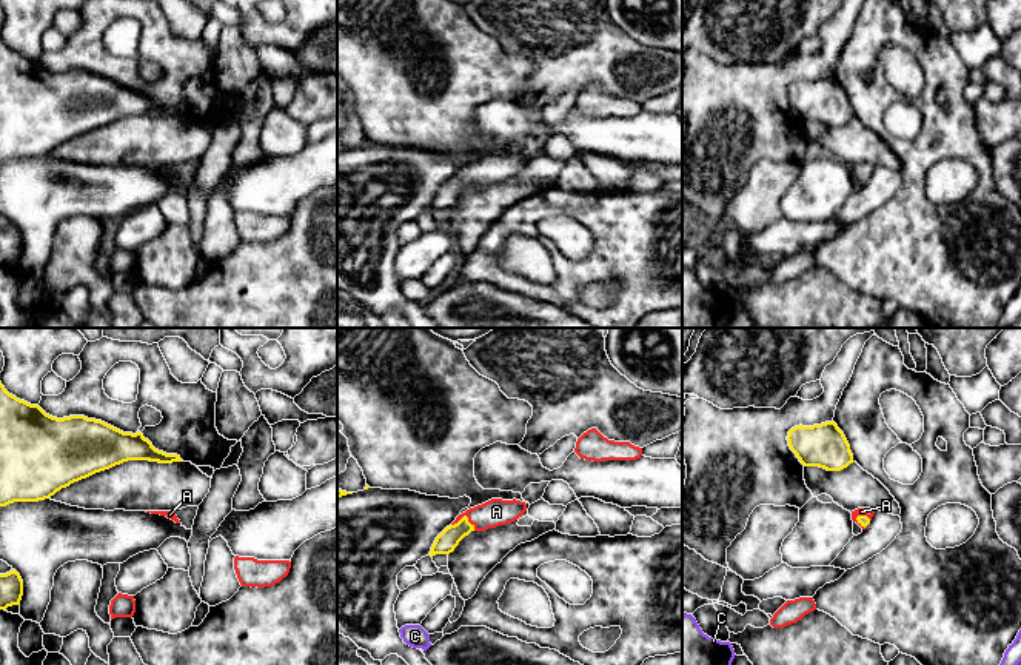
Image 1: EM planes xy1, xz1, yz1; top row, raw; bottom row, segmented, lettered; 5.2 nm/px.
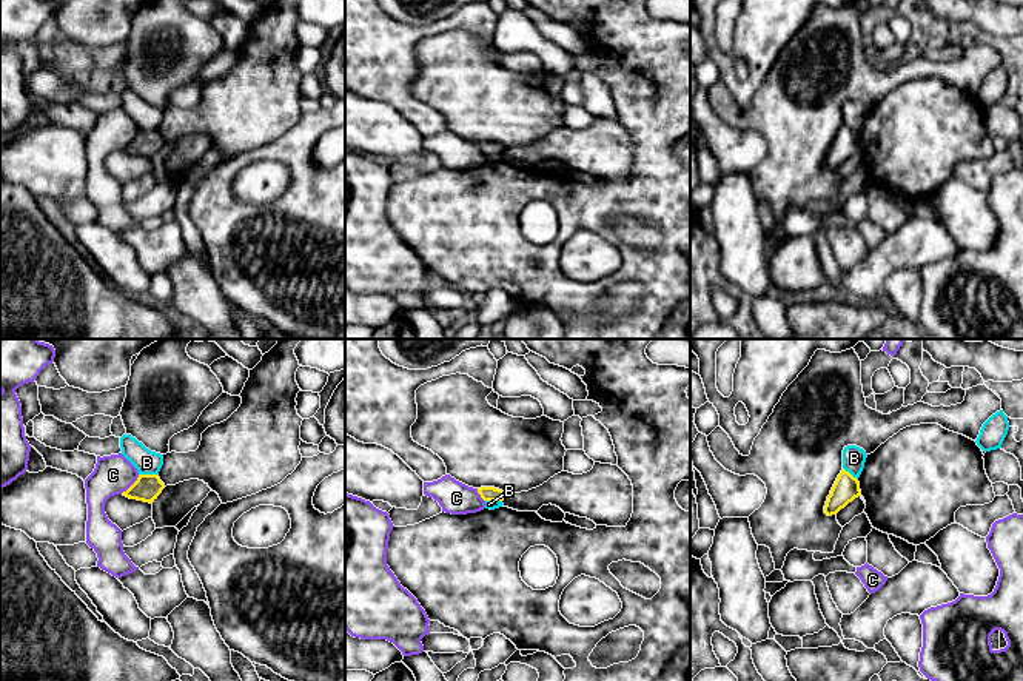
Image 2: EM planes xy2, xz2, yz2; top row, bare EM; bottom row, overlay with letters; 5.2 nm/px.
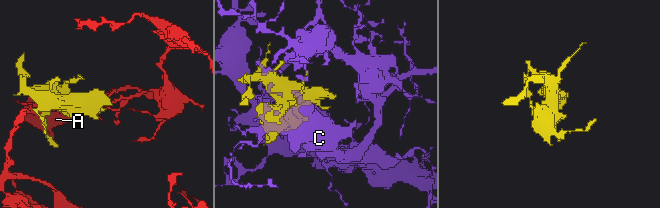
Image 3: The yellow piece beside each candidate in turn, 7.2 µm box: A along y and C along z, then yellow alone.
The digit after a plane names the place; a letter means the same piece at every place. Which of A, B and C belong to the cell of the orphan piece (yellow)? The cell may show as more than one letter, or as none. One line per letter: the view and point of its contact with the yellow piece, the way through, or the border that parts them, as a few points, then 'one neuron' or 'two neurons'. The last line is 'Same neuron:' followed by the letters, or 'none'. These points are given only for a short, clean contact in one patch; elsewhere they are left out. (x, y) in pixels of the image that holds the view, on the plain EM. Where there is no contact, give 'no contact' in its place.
A: contact xz1 (465, 171); one neuron
B: contact xy2 (148, 130); border xy2 (139, 128), (157, 130); two neurons
C: contact xy2 (131, 140); two neurons
Same neuron: A

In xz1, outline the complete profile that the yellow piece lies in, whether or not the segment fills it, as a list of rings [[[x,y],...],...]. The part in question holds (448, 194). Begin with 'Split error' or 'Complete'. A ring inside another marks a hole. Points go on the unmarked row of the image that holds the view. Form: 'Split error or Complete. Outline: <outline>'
Split error. Outline: [[[491,154],[482,160],[467,165],[447,182],[434,195],[428,211],[450,209],[459,197],[471,186],[485,186],[517,175],[527,166],[521,155]]]

